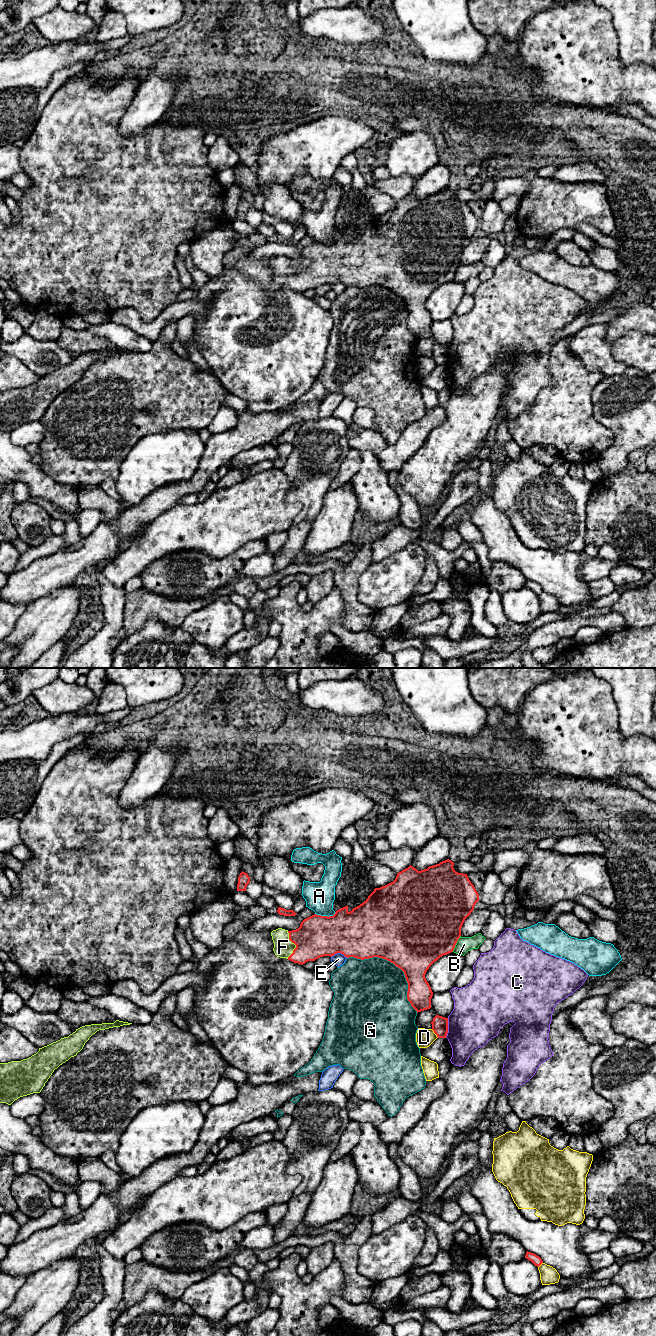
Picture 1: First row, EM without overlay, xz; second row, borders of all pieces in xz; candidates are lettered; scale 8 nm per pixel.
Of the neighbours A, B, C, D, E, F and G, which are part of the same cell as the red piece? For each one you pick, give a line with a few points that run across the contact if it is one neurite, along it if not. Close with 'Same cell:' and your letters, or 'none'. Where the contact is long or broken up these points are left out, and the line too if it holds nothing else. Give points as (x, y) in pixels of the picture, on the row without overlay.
Same cell: F

